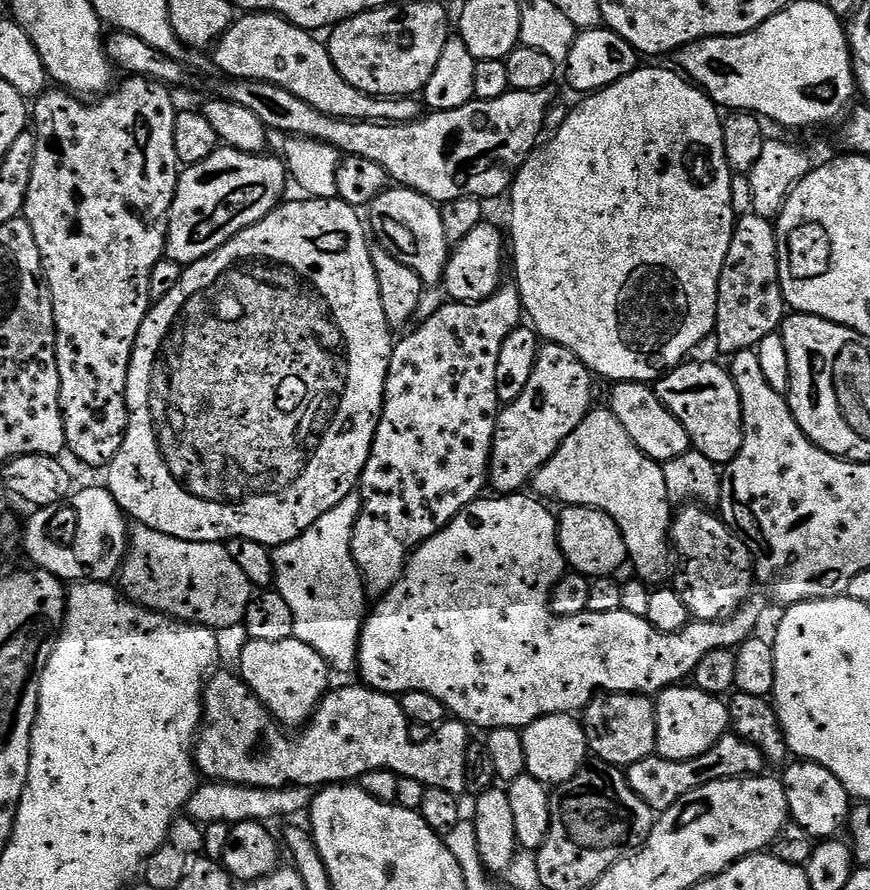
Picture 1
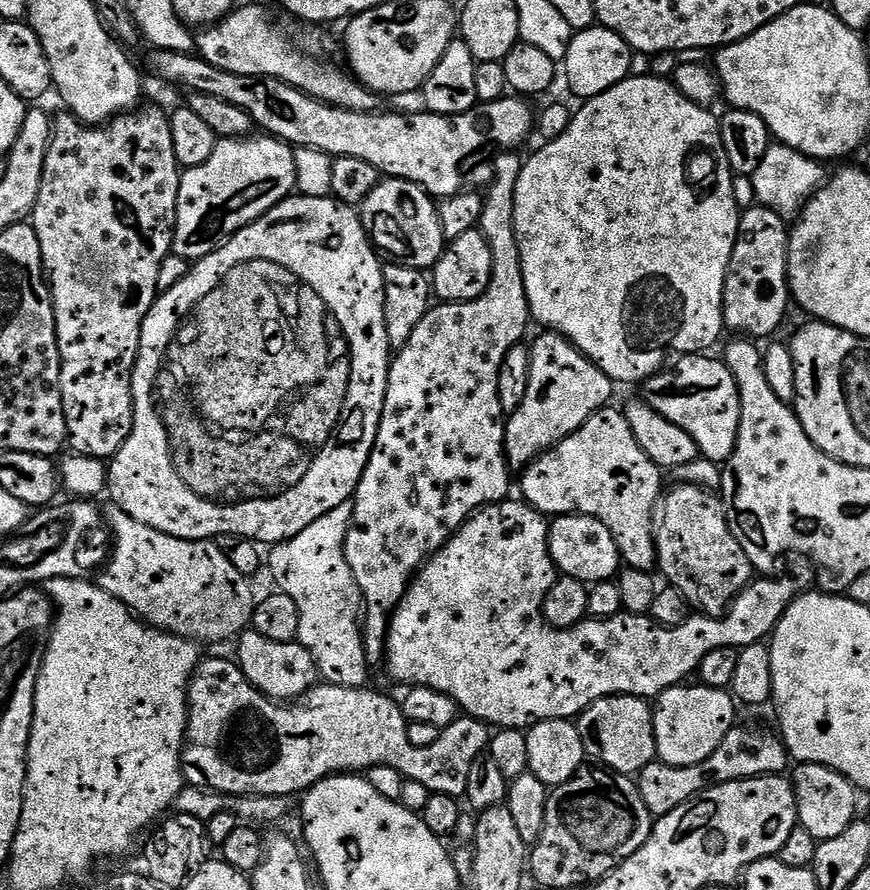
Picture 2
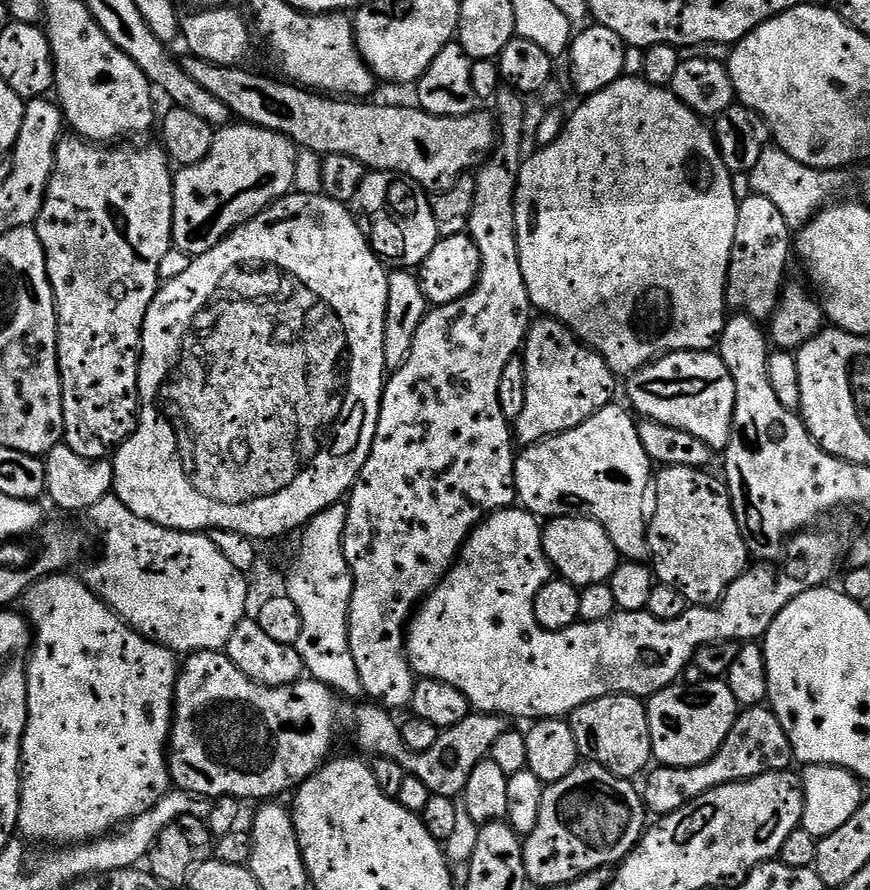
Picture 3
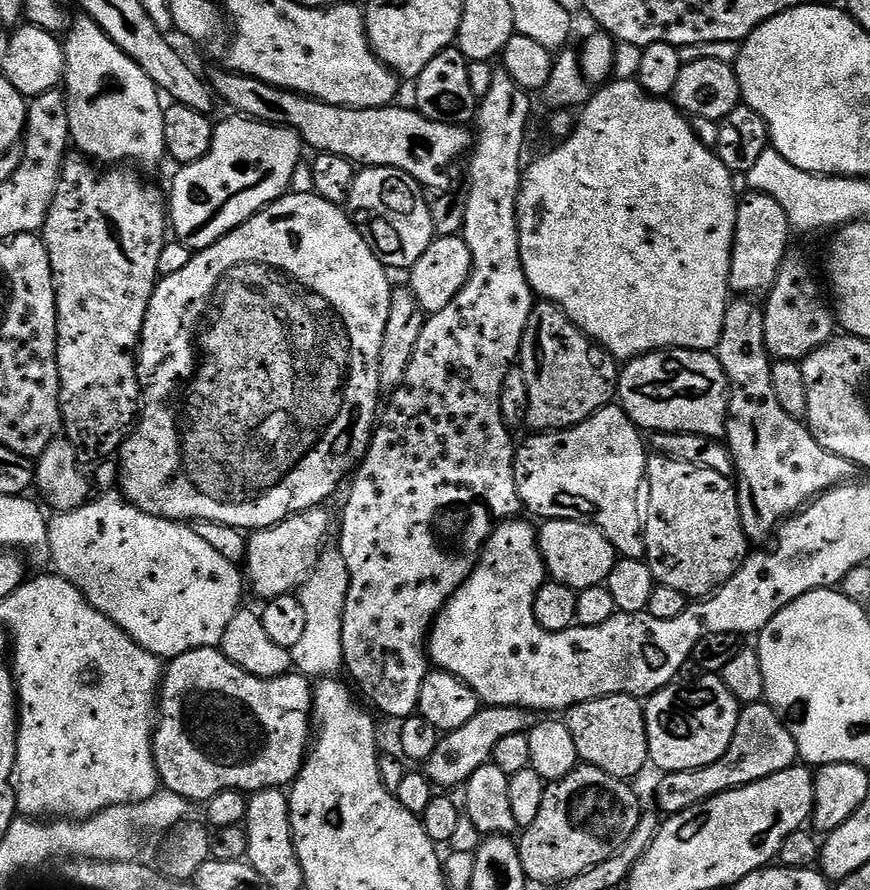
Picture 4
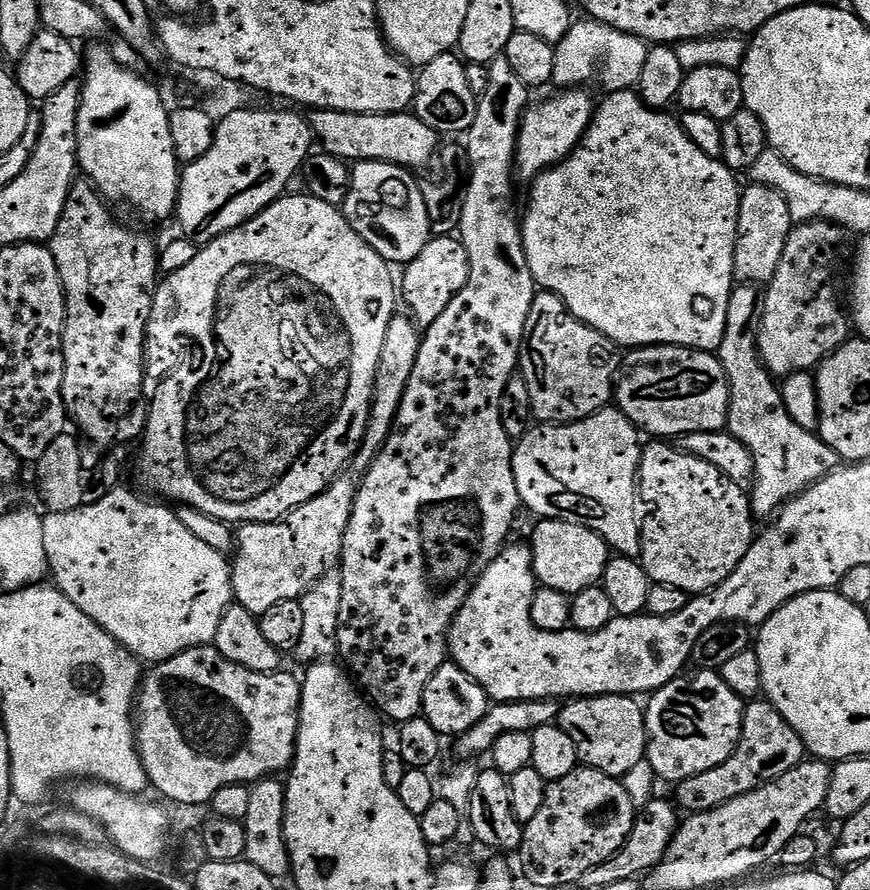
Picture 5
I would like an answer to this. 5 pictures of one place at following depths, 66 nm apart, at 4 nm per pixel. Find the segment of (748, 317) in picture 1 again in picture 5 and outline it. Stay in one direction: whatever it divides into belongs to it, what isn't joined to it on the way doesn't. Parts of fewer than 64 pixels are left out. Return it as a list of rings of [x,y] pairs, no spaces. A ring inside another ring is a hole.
[[[752,183],[741,191],[733,277],[741,284],[769,284],[774,274],[778,274],[778,262],[782,262],[782,250],[786,250],[786,238],[790,238],[793,227],[786,198],[778,190]]]

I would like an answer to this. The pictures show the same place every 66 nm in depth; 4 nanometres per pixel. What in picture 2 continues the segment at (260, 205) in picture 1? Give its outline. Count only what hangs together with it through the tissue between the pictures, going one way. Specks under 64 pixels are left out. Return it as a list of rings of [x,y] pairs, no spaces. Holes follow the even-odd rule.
[[[249,134],[235,140],[221,139],[214,146],[214,154],[202,162],[202,166],[187,169],[180,177],[178,202],[176,203],[176,226],[172,233],[172,252],[187,262],[195,262],[220,247],[228,237],[241,232],[259,216],[266,214],[276,204],[293,195],[297,187],[296,152],[293,145],[267,134]]]

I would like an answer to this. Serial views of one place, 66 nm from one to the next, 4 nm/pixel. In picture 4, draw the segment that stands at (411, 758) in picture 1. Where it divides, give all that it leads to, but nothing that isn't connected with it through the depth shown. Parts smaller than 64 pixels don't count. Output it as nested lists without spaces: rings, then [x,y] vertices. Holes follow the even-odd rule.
[[[199,648],[198,650],[190,650],[181,656],[176,656],[165,667],[164,678],[160,682],[158,719],[156,721],[156,731],[152,733],[152,753],[154,754],[156,769],[160,775],[161,785],[167,791],[193,802],[199,802],[199,800],[200,802],[207,802],[210,798],[214,798],[214,794],[218,794],[222,790],[234,790],[235,792],[251,794],[261,792],[267,788],[284,788],[291,785],[297,774],[302,770],[304,758],[308,755],[310,741],[314,735],[313,691],[313,685],[307,676],[289,674],[263,680],[246,670],[242,670],[234,662],[227,660],[219,648]],[[484,706],[466,726],[458,726],[458,730],[443,733],[439,737],[434,752],[426,761],[426,775],[433,785],[440,790],[459,789],[468,783],[470,774],[478,770],[478,766],[489,763],[494,754],[494,746],[498,741],[510,734],[519,732],[527,734],[538,723],[537,713],[529,708],[515,708],[514,706]]]

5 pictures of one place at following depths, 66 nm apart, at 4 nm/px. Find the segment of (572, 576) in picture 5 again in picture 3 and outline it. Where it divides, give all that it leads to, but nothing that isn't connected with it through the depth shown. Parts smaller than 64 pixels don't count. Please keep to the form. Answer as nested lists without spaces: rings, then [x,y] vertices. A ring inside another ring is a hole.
[[[558,516],[543,525],[544,552],[548,555],[559,579],[570,582],[578,589],[595,584],[607,584],[622,557],[617,552],[610,534],[598,522],[581,516]]]

